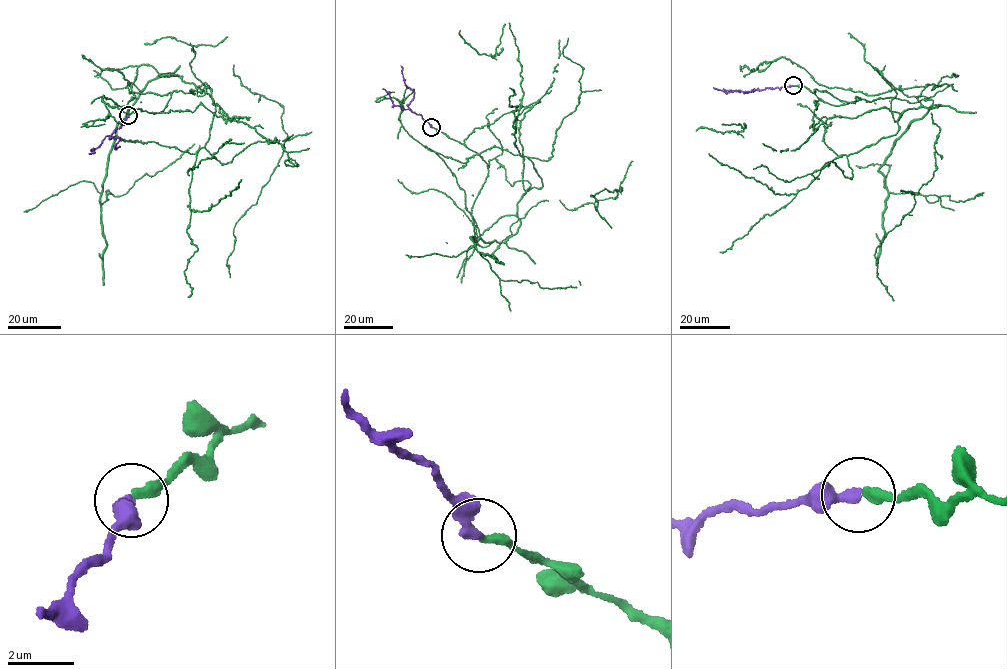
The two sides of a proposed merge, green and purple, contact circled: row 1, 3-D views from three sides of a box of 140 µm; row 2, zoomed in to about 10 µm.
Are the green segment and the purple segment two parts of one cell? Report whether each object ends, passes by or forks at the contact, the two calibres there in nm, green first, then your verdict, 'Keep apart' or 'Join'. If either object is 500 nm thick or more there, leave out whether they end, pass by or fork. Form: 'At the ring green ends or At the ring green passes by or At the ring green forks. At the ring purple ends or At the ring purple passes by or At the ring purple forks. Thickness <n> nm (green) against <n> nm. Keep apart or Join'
At the ring green ends. At the ring purple ends. Thickness 280 nm (green) against 340 nm. Join

